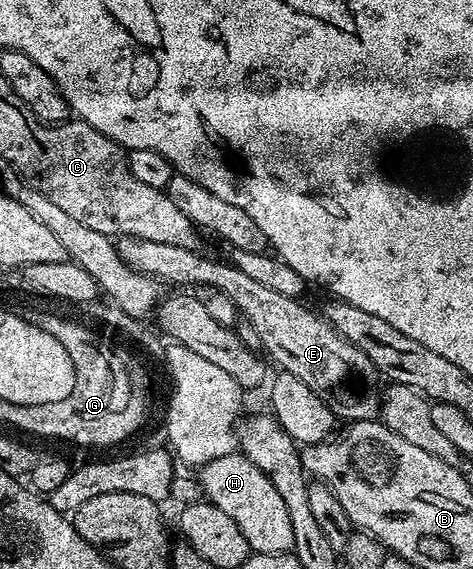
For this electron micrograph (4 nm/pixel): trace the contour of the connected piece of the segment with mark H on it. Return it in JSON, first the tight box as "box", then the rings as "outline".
{"box":[198,451,294,553],"outline":[[[237,451],[226,455],[222,459],[214,459],[209,465],[199,466],[198,480],[203,496],[211,501],[218,511],[226,511],[234,523],[238,523],[238,528],[242,530],[242,535],[246,535],[246,543],[253,553],[287,553],[294,543],[294,531],[290,528],[290,511],[286,511],[286,503],[282,503],[282,495],[274,491],[274,483],[250,459],[243,453]]]}

